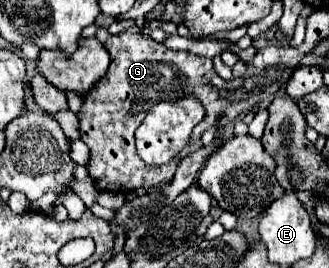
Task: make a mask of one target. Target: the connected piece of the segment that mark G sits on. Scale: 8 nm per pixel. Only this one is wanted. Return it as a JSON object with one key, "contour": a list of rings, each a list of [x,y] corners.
{"contour":[[[135,30],[109,36],[105,48],[113,60],[111,68],[107,76],[85,96],[85,104],[77,114],[81,122],[81,140],[91,150],[87,170],[101,190],[133,192],[141,186],[151,188],[173,180],[179,160],[187,156],[185,151],[181,151],[167,166],[149,166],[139,158],[139,154],[133,154],[133,134],[153,104],[181,96],[195,96],[205,106],[205,118],[193,129],[190,141],[201,140],[201,134],[211,126],[221,130],[243,112],[243,106],[239,106],[241,102],[237,102],[233,92],[245,88],[245,80],[233,78],[231,82],[225,82],[215,72],[209,58],[181,50],[169,50]]]}

